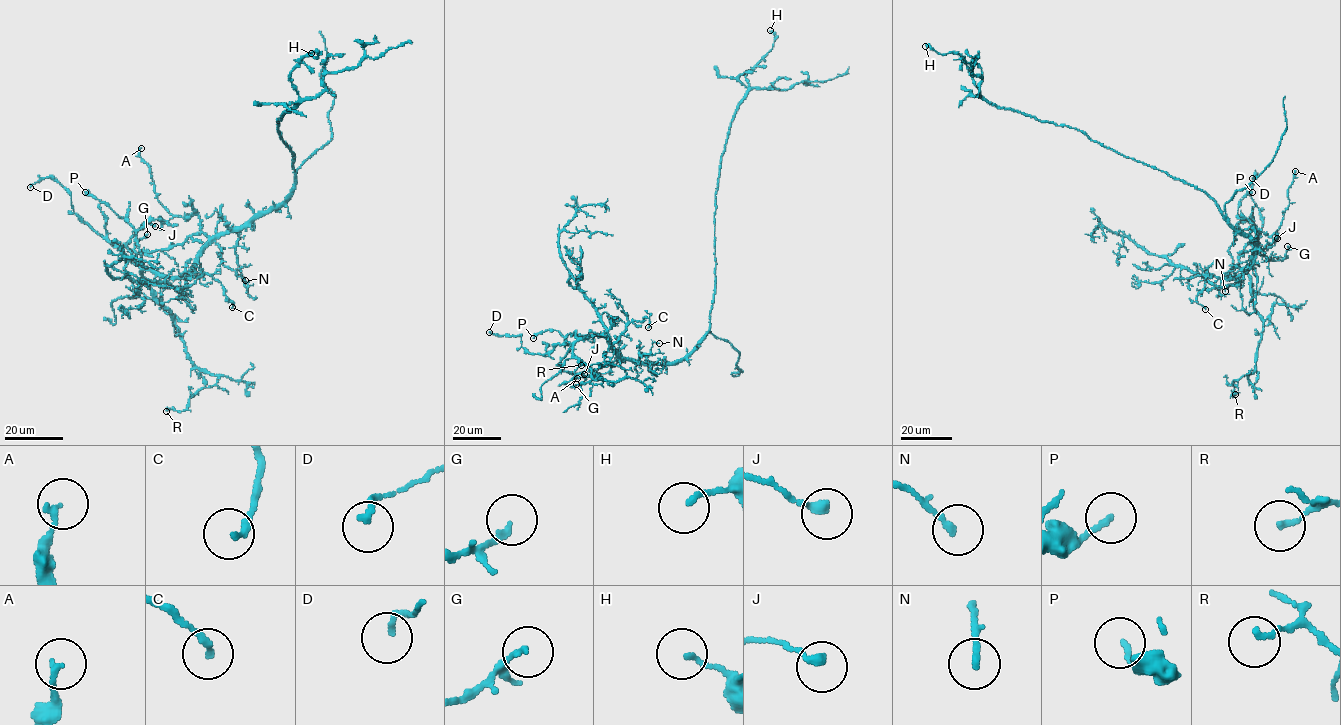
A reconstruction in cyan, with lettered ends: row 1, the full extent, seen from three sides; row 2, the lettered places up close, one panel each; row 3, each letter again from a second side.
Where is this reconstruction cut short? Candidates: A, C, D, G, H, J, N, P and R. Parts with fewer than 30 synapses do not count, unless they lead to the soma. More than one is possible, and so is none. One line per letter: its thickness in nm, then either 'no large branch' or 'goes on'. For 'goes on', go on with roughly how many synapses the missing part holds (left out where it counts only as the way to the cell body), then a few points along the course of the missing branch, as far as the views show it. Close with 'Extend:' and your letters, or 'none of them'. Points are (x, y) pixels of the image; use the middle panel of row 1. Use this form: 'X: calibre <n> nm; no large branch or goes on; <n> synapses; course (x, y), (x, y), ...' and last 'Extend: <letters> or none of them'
A: calibre 160 nm; no large branch
C: calibre 190 nm; no large branch
D: calibre 160 nm; no large branch
G: calibre 160 nm; no large branch
H: calibre 130 nm; no large branch
J: calibre 240 nm; no large branch
N: calibre 180 nm; no large branch
P: calibre 160 nm; no large branch
R: calibre 150 nm; no large branch
Extend: none of them

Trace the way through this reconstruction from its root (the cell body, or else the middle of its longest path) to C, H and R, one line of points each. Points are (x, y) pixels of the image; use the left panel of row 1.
C: (295, 175), (295, 189), (283, 203), (220, 233), (196, 259), (190, 275), (211, 275), (232, 307)
H: (295, 175), (277, 120), (299, 100), (291, 71), (321, 52), (311, 53)
R: (295, 175), (287, 199), (220, 233), (185, 274), (142, 270), (187, 356), (218, 377), (185, 409), (166, 411)

